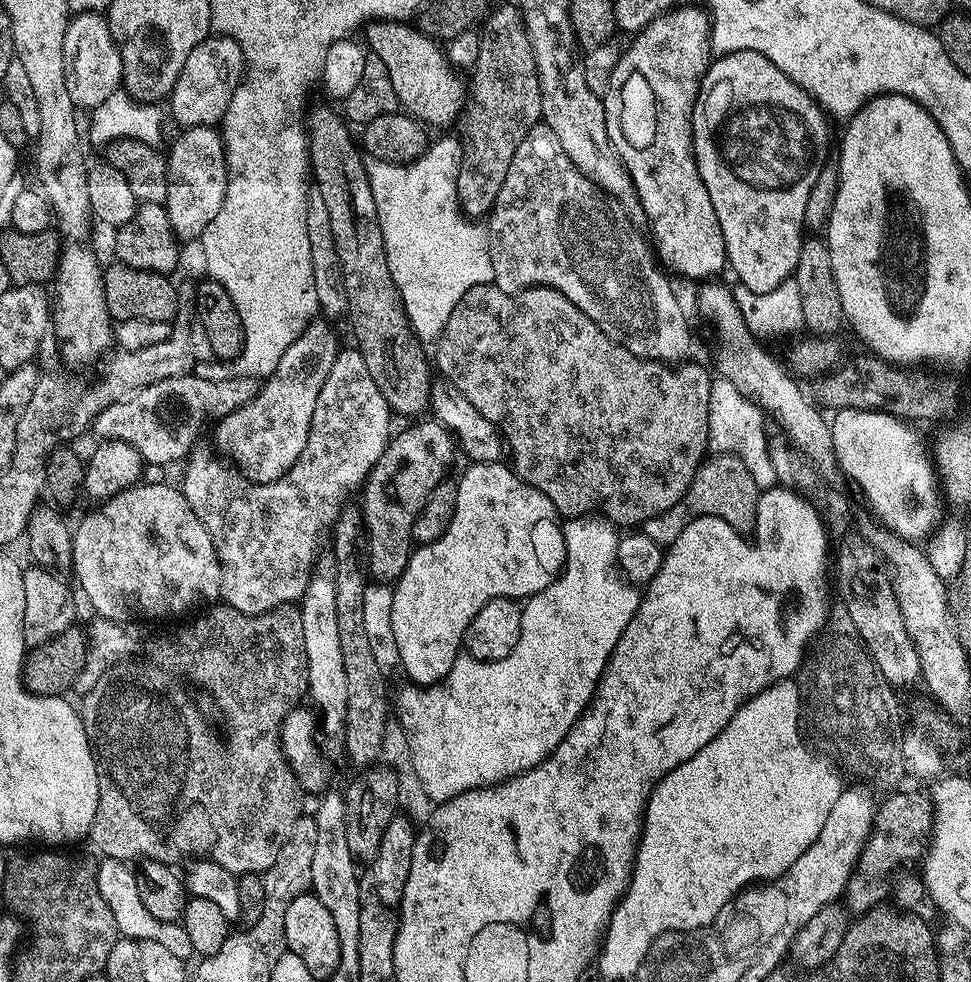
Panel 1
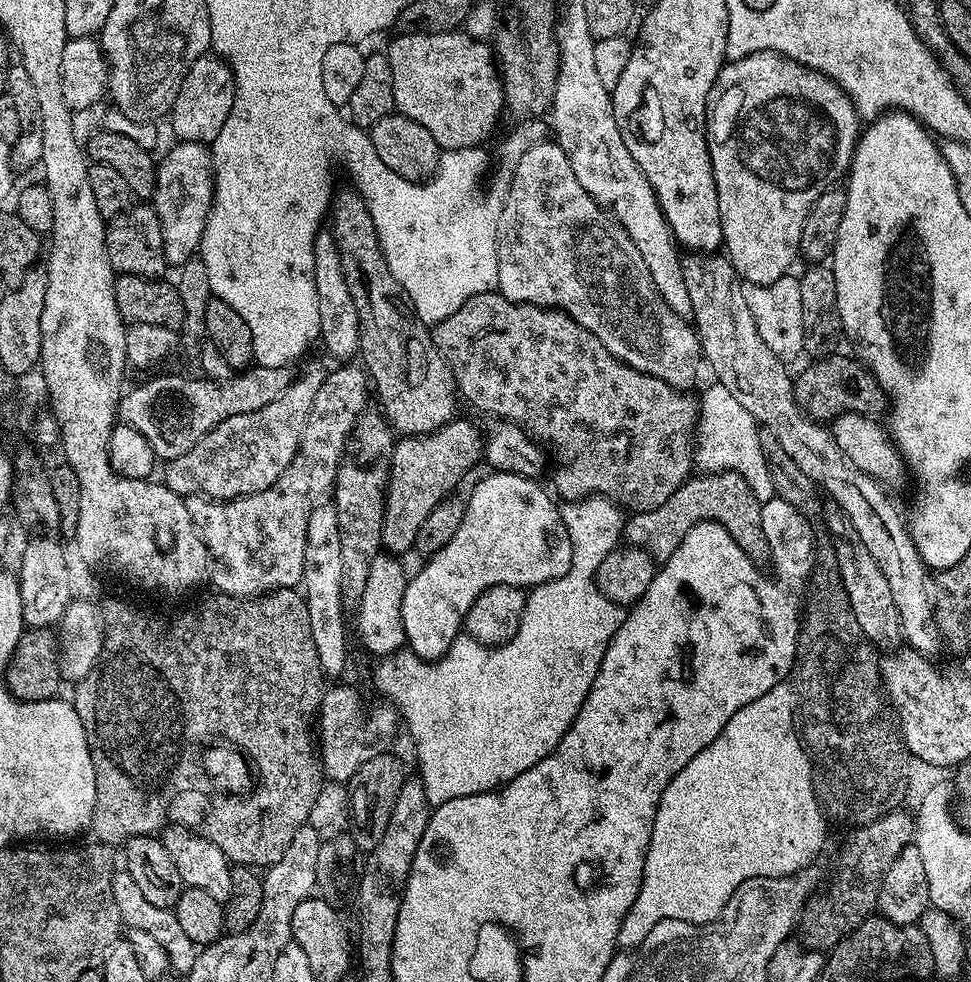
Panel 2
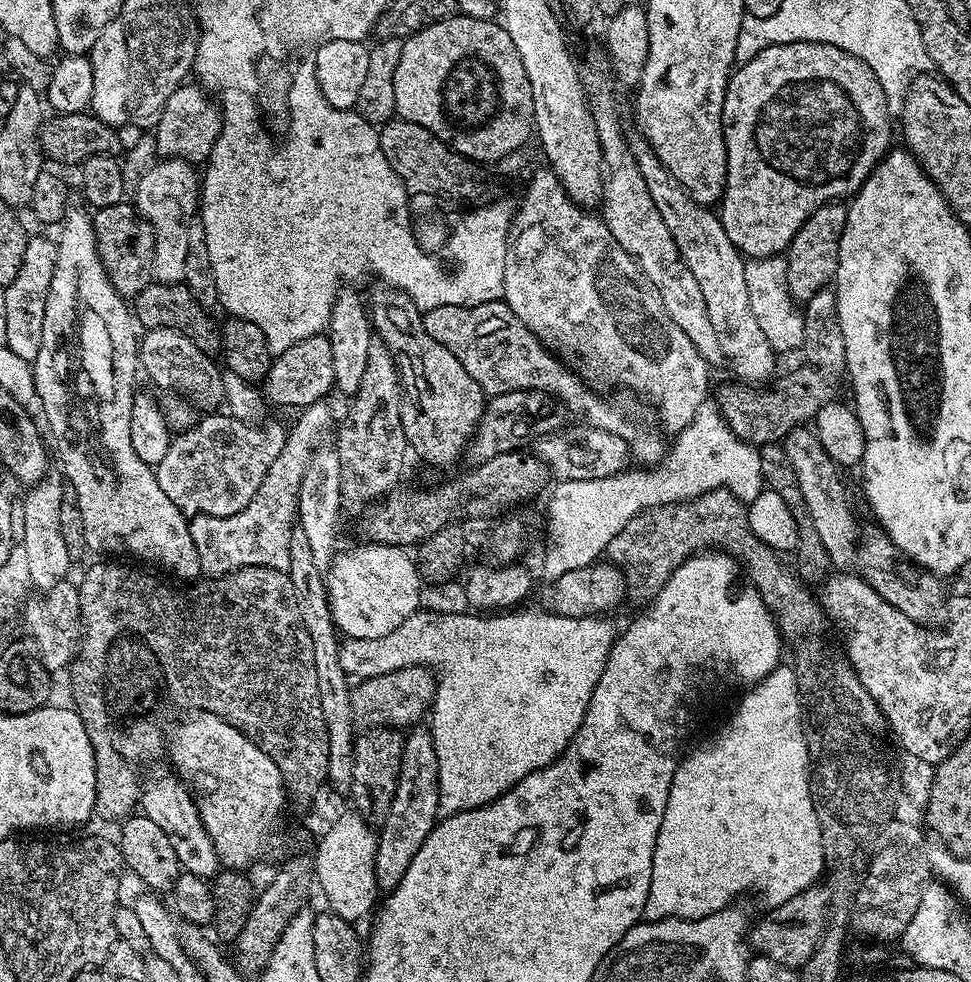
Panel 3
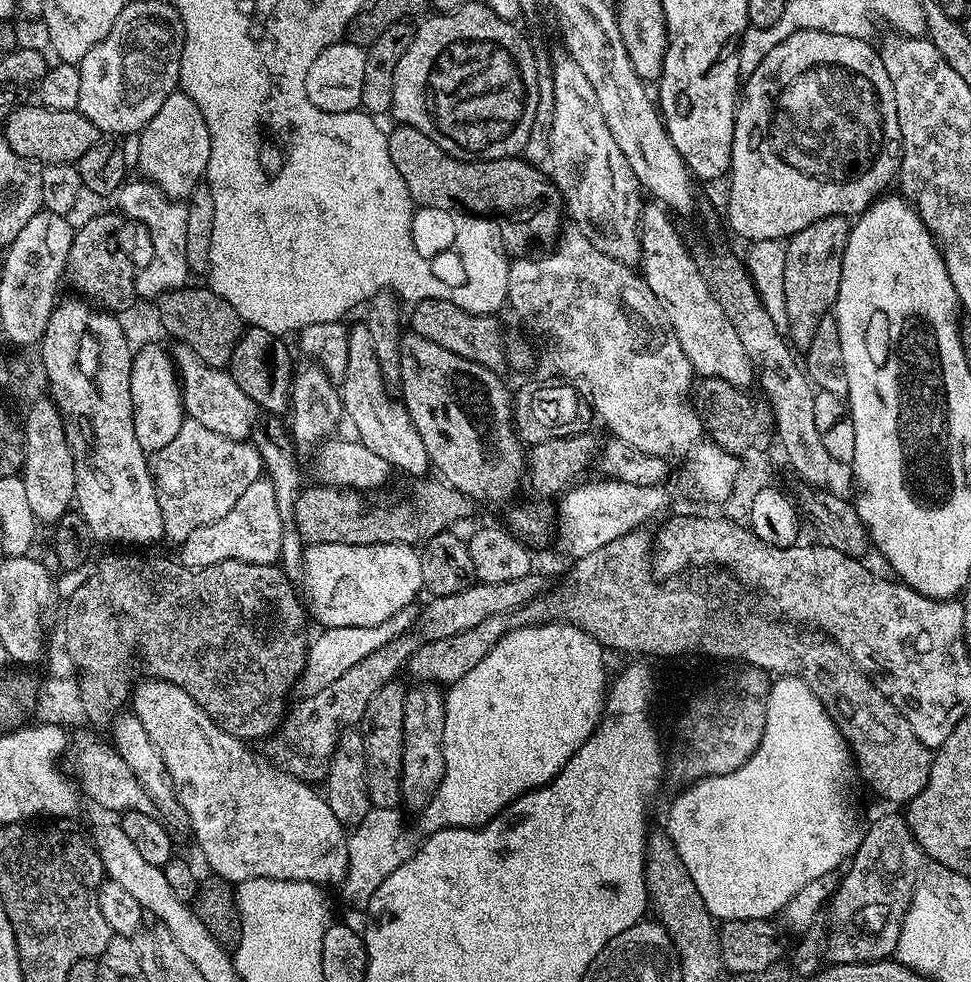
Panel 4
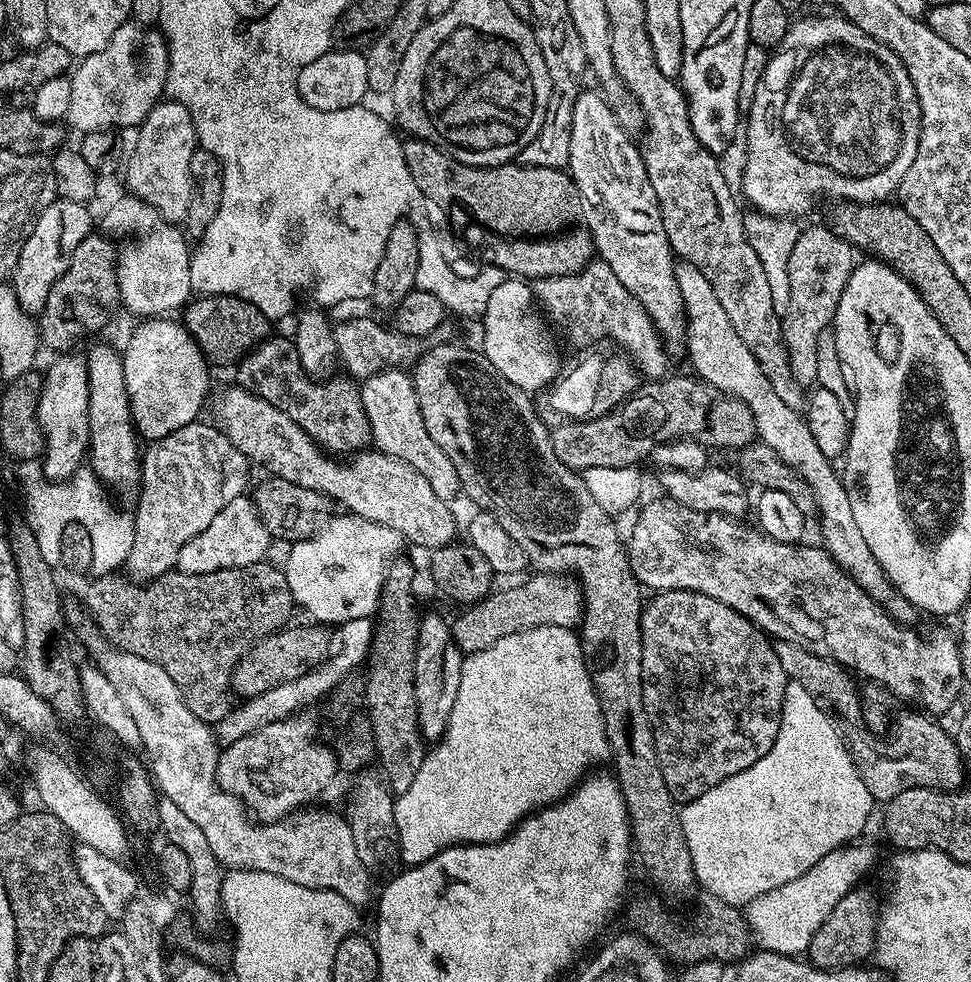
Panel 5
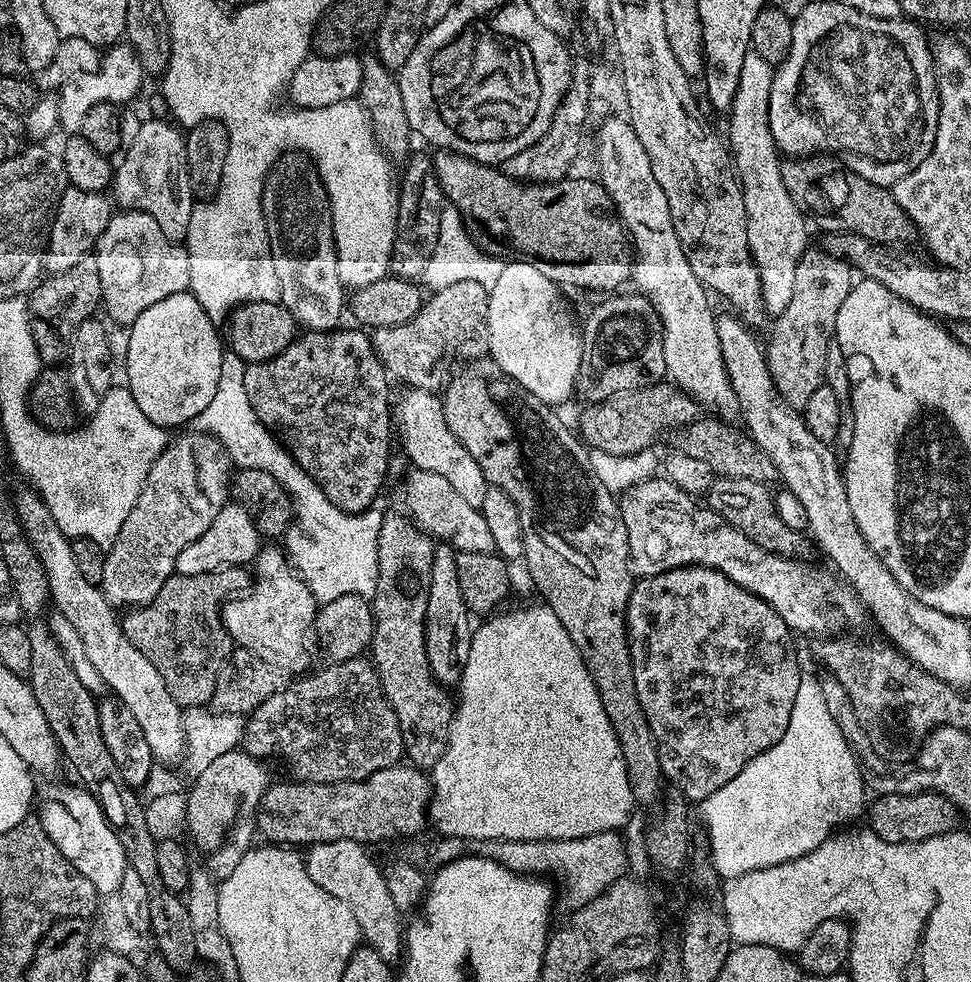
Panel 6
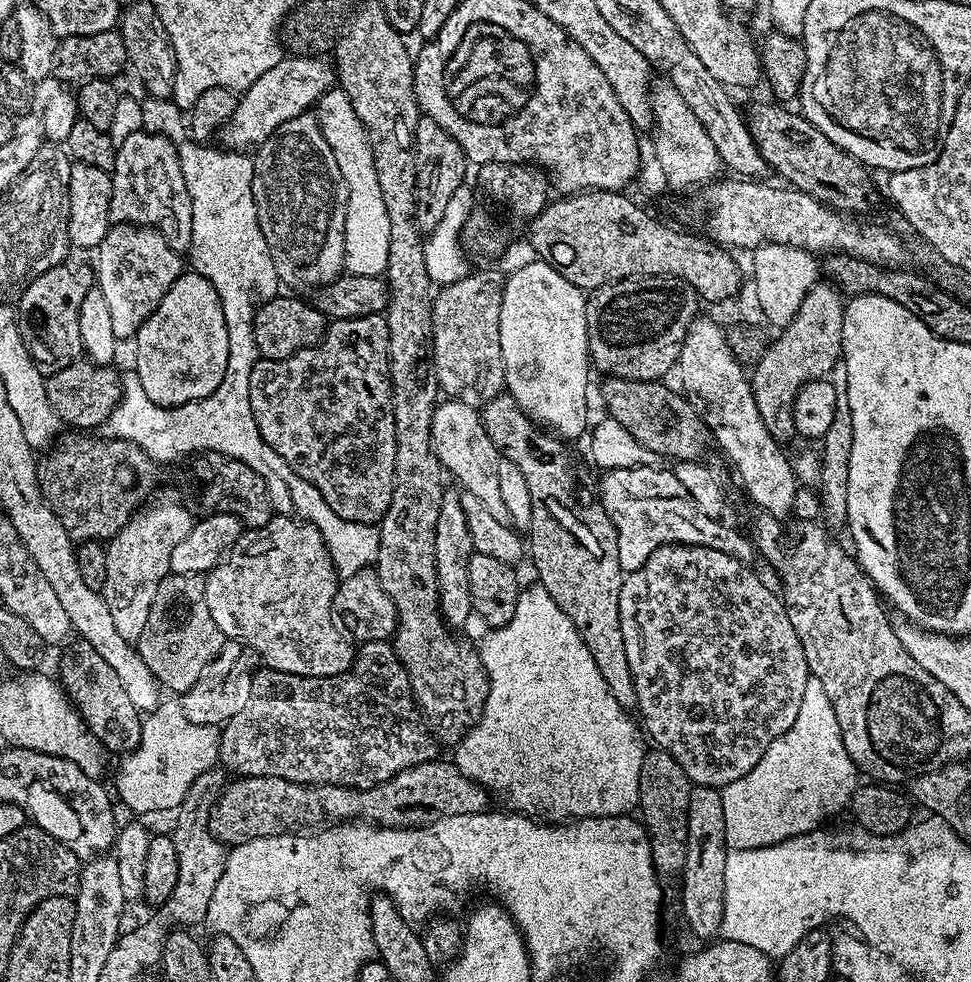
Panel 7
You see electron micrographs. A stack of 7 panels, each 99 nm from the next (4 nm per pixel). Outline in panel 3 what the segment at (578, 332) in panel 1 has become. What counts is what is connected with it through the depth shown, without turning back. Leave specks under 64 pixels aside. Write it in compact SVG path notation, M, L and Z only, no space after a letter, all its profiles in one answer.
M503 299L474 306L429 308L423 313L423 317L426 334L430 334L434 342L442 342L442 346L446 346L446 350L450 350L450 354L454 354L454 358L458 358L462 366L466 366L466 374L470 374L470 378L474 378L474 382L478 382L478 386L482 386L489 397L501 396L507 392L519 394L539 390L557 401L560 399L569 413L572 411L576 416L585 416L588 419L585 420L587 427L618 434L618 438L628 443L631 459L640 463L637 465L655 466L663 461L666 455L666 436L658 423L657 413L628 390L618 390L620 392L610 400L591 392L580 381L579 374L571 372L560 361L563 359L544 345Z

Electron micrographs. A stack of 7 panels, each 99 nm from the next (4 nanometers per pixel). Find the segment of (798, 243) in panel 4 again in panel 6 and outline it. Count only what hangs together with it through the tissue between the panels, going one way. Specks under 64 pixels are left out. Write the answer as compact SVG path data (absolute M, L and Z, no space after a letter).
M812 246L802 254L798 262L798 270L794 272L794 294L790 303L782 314L771 321L772 333L766 340L766 355L768 357L768 369L770 378L776 387L776 393L780 399L793 410L803 410L806 402L810 402L814 390L826 383L826 350L836 335L836 323L838 322L838 310L842 310L842 302L846 302L846 294L850 294L854 283L854 269L842 258L824 251L823 247Z

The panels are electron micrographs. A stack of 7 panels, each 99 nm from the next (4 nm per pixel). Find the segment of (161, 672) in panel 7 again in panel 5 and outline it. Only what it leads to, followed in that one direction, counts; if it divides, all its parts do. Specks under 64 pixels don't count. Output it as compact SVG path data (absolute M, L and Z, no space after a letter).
M261 562L259 564L251 564L250 566L242 566L241 568L227 568L226 570L214 570L210 574L186 574L179 570L173 570L159 576L157 580L149 580L147 582L137 582L124 574L113 574L109 576L98 576L91 581L93 583L88 588L88 593L82 599L83 607L89 616L92 617L97 629L102 633L105 640L109 644L120 648L124 652L133 652L142 658L146 658L150 662L154 662L158 666L162 666L162 670L166 670L166 674L170 674L170 678L174 678L174 686L180 688L182 698L186 702L186 706L190 706L190 714L194 714L209 726L219 724L222 718L226 718L226 714L230 714L234 707L234 693L232 691L232 675L238 666L238 662L245 654L252 649L253 646L264 640L273 632L280 631L281 628L289 627L292 616L292 608L294 609L294 601L290 594L290 586L284 577L283 567L276 568L269 562Z

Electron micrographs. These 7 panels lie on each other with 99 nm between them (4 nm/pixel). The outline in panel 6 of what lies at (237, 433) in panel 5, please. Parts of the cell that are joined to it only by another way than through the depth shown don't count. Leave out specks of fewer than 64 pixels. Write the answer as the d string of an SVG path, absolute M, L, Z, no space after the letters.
M419 470L409 471L404 480L404 508L421 532L431 536L433 541L451 544L457 553L490 552L494 549L494 537L486 526L484 515L480 509L470 506L439 474L430 474Z

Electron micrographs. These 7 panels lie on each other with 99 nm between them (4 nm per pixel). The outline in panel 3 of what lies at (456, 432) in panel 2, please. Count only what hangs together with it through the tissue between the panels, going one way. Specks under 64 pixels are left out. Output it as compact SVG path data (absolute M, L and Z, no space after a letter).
M539 390L519 394L507 392L501 396L491 397L490 403L485 407L484 416L480 420L480 427L477 428L475 437L468 441L466 460L469 460L469 465L484 464L498 454L527 449L541 436L549 436L551 432L561 431L566 424L565 413L552 412L551 403L553 404L553 401Z

